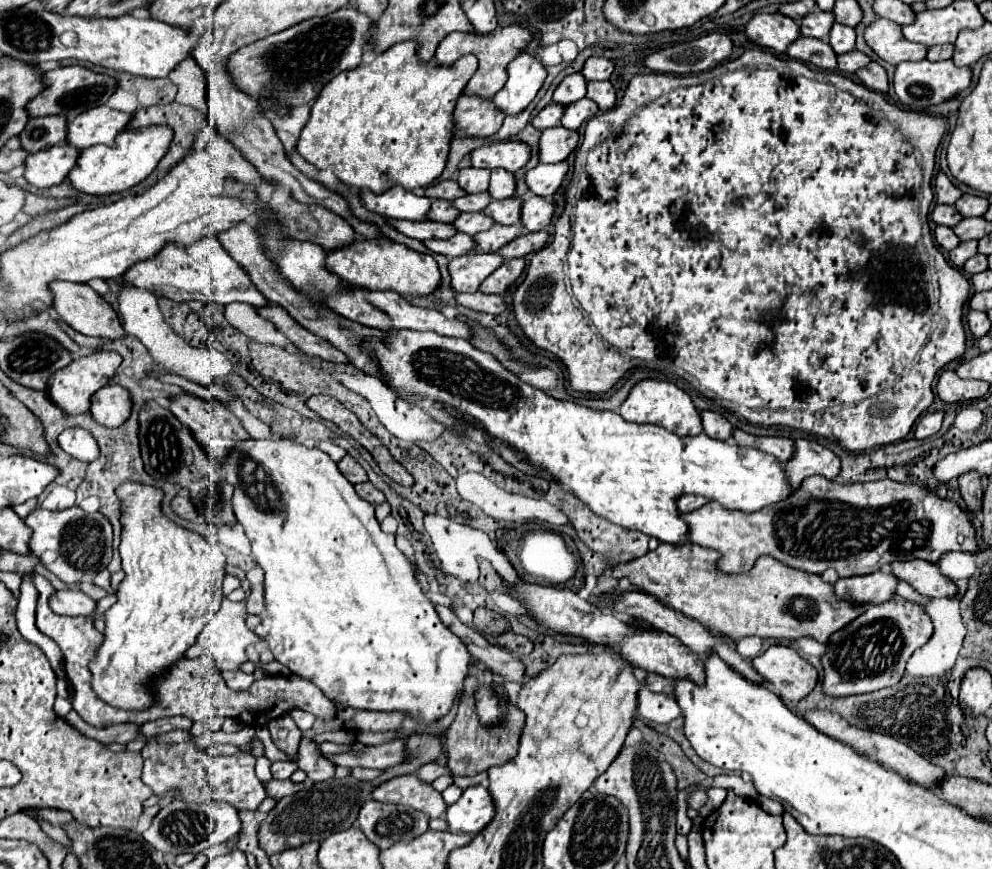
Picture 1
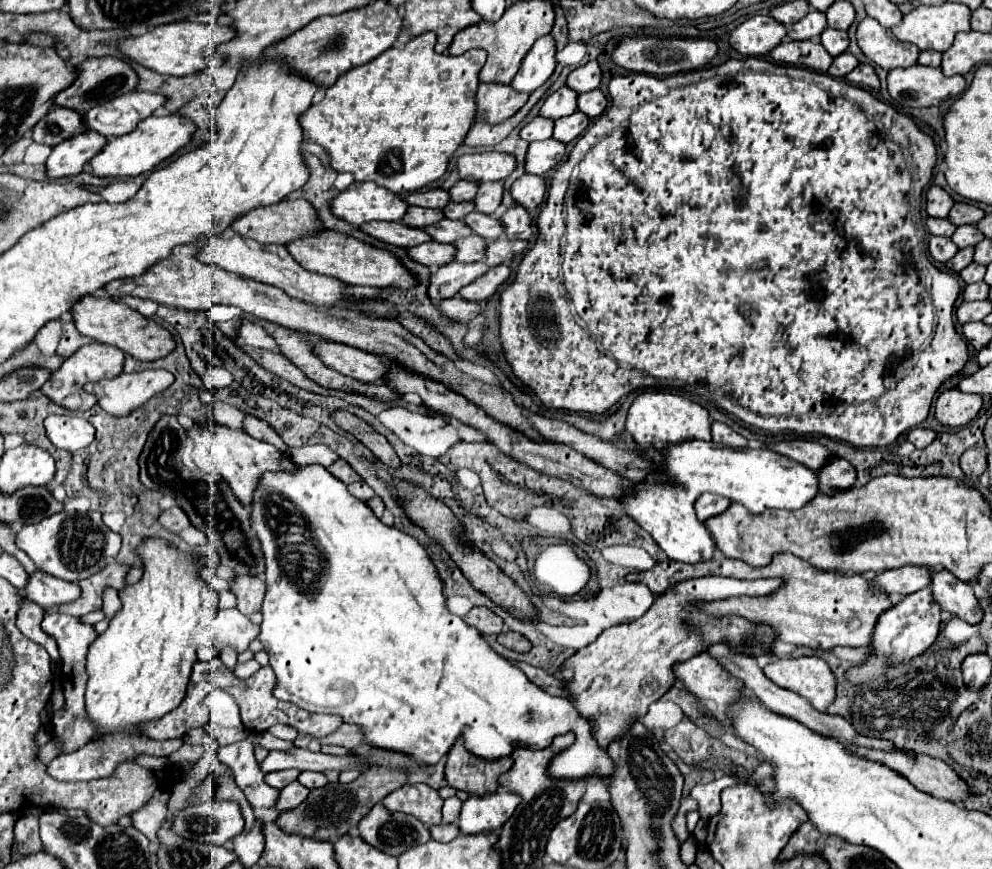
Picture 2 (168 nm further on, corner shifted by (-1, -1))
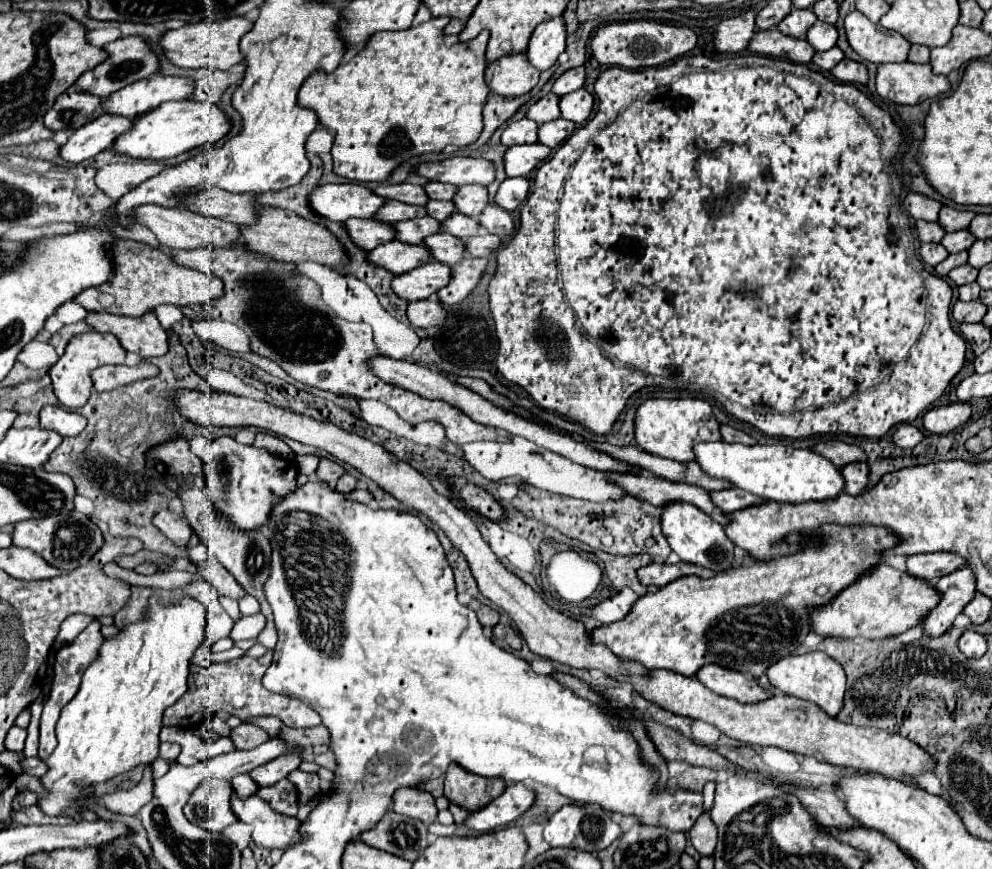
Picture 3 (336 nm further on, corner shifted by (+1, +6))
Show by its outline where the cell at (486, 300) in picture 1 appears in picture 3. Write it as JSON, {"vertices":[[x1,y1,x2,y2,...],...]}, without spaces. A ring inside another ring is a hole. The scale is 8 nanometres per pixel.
{"vertices":[[435,297,425,299,425,301,413,301,407,305,407,319,415,327,435,327,443,325,447,317,447,311,443,309,441,303,437,303]]}

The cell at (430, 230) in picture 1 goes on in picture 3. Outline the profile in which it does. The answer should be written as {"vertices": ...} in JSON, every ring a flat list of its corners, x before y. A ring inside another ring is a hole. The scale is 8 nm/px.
{"vertices":[[347,219,343,227,347,229,351,241,363,251,371,251,377,245,387,243,395,237,395,231,391,231,391,225,379,223,375,219]]}

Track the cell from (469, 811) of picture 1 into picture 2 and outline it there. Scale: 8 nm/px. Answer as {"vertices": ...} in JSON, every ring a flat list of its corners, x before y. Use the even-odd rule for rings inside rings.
{"vertices":[[497,790,483,796,469,796,459,814,461,834,479,834,497,830,513,814,521,798,509,790]]}

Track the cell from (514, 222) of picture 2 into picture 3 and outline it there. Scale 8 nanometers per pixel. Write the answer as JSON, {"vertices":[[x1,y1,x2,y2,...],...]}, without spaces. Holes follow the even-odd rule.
{"vertices":[[487,205,483,209,483,213,479,215,479,225,487,233,497,235,501,239,513,235,513,229,515,229,513,227,513,217,507,211,503,211,501,207,497,207,497,205]]}

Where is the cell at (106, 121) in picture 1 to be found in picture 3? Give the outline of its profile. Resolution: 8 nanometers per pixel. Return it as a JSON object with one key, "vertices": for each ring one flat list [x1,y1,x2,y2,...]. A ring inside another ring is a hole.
{"vertices":[[153,75,149,79,119,89,115,95,109,95,103,101,103,107,107,113,117,113,135,119,165,101,181,101,191,97,193,89,195,83,189,77]]}

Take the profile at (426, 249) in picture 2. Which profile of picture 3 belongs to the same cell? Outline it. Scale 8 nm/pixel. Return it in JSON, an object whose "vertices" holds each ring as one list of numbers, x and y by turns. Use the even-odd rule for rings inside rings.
{"vertices":[[395,241,383,243,367,255,367,261,373,267,381,267,393,275,407,273,407,271,423,265,429,259,431,259,431,253,423,245,407,247,407,243,395,243]]}

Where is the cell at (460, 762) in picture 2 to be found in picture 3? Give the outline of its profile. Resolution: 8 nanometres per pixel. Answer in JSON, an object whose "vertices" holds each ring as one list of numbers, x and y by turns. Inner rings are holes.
{"vertices":[[449,767,445,775,445,797,449,803,455,803,469,813,479,811,495,797,505,791,505,783,501,779,483,779,479,775,465,773,461,767]]}

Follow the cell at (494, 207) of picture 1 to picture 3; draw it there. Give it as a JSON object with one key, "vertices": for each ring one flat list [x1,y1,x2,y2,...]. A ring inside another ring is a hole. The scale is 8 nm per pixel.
{"vertices":[[457,211,441,223,441,233,449,233,449,235,459,237,459,239,477,235,479,231,481,231,481,227,479,227,479,223,475,219,467,217,467,215,461,215]]}

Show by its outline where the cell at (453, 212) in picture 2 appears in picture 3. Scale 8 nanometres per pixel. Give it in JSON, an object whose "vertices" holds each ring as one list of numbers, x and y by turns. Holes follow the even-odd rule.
{"vertices":[[427,201,425,209,427,209,427,215,429,217,443,221,443,219,447,219,447,215,451,215,451,211,455,207,453,207,451,201]]}

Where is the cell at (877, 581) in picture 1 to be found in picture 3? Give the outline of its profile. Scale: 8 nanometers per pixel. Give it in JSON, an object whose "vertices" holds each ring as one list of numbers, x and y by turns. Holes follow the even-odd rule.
{"vertices":[[925,553,907,557,907,571,919,575,919,579,931,579,931,583,937,583,937,579,957,571,965,563,967,561,957,553]]}

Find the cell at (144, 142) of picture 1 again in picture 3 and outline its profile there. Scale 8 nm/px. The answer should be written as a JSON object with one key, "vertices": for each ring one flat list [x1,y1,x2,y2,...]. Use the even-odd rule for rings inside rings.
{"vertices":[[193,99,183,101,169,101,163,103,159,109,153,109,145,115,139,115,135,119,133,129,123,133,115,143,113,151,119,155,129,155,133,159,171,159,185,151,197,149,201,145,211,145,223,139,231,131,233,123,231,119,213,103,201,103]]}

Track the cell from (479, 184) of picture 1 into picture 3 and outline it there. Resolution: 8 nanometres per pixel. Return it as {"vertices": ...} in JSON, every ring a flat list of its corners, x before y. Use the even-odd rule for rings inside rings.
{"vertices":[[427,183,423,185,423,189,429,199,439,199,439,201,451,199,451,195,455,195,457,191,457,187,447,187,447,183]]}

